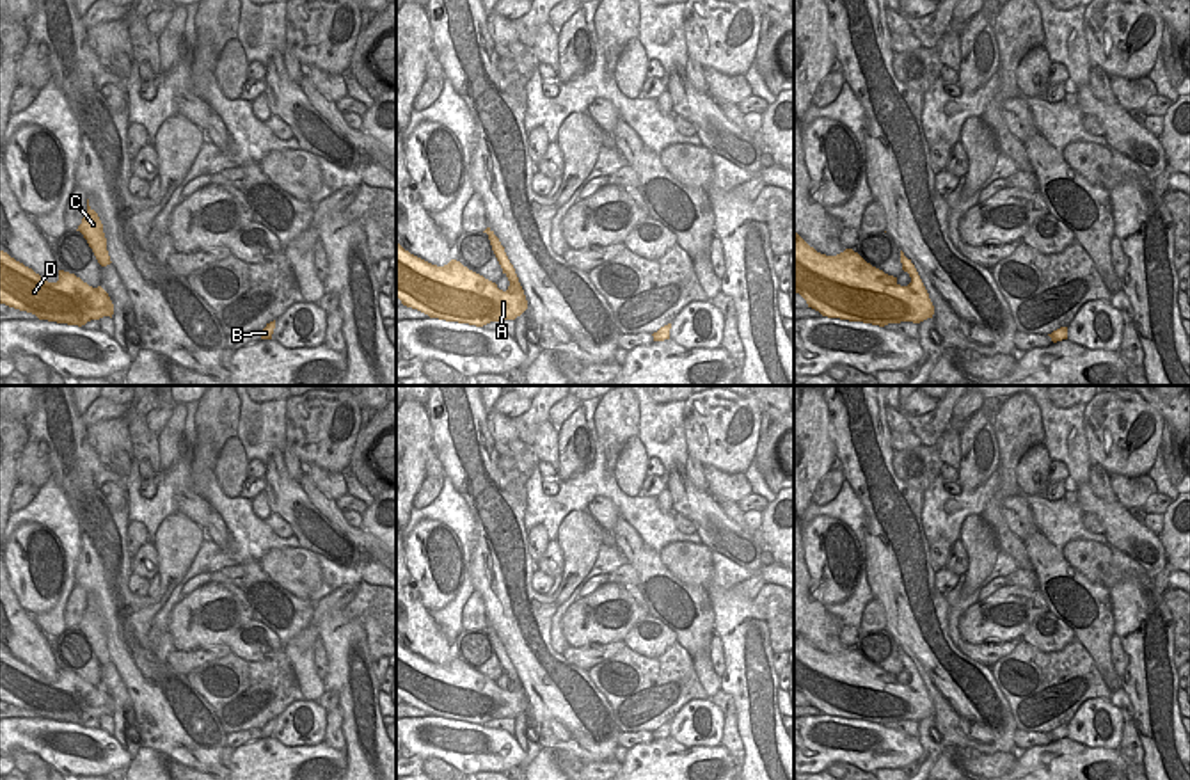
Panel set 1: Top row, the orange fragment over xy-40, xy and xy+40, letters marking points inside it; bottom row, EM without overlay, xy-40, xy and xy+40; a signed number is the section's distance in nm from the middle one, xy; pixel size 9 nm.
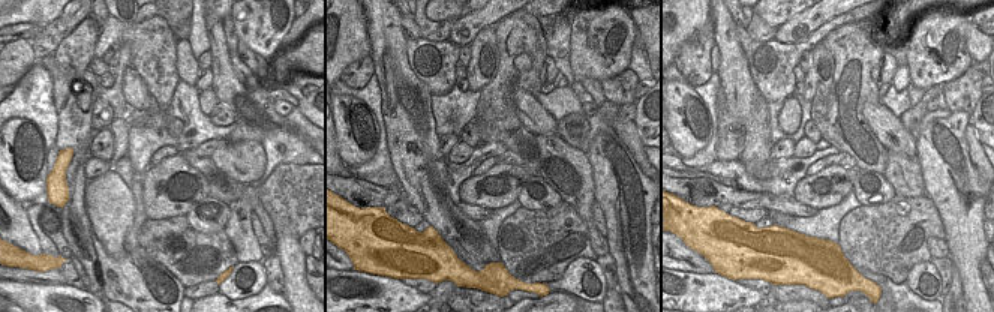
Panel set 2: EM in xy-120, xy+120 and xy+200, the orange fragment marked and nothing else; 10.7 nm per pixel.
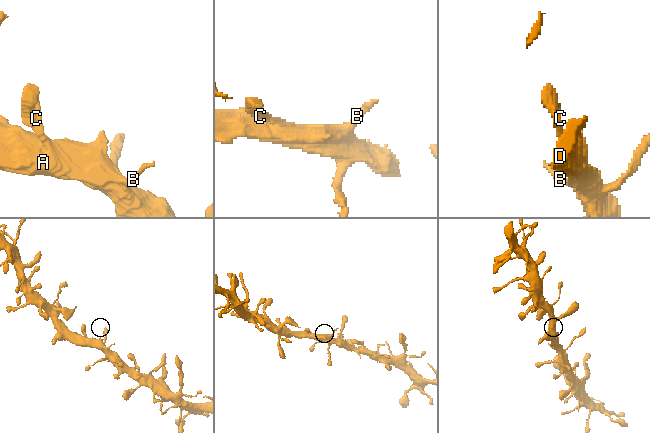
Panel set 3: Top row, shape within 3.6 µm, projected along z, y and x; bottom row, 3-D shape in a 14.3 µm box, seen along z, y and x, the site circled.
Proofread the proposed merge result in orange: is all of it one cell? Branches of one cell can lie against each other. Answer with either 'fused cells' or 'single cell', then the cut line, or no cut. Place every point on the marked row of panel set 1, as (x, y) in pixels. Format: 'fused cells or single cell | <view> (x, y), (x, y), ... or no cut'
single cell | no cut

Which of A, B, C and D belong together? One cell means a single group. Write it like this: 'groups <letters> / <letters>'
groups A B C D

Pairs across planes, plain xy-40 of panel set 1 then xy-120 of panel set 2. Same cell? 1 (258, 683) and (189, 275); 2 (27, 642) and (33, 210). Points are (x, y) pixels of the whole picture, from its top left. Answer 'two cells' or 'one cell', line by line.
1: one cell
2: two cells

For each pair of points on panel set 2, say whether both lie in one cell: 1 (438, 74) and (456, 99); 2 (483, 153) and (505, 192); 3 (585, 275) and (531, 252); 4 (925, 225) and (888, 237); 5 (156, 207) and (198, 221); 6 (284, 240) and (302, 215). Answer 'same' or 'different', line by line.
1: different
2: different
3: different
4: same
5: different
6: different

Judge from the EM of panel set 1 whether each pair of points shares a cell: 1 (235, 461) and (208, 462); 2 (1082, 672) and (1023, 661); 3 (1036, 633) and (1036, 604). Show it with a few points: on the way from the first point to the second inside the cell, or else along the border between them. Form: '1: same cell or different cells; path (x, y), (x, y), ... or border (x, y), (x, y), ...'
1: different cells; border (219, 453), (214, 475)
2: same cell; path (1068, 672), (1038, 670)
3: different cells; border (1047, 610), (1020, 636)

